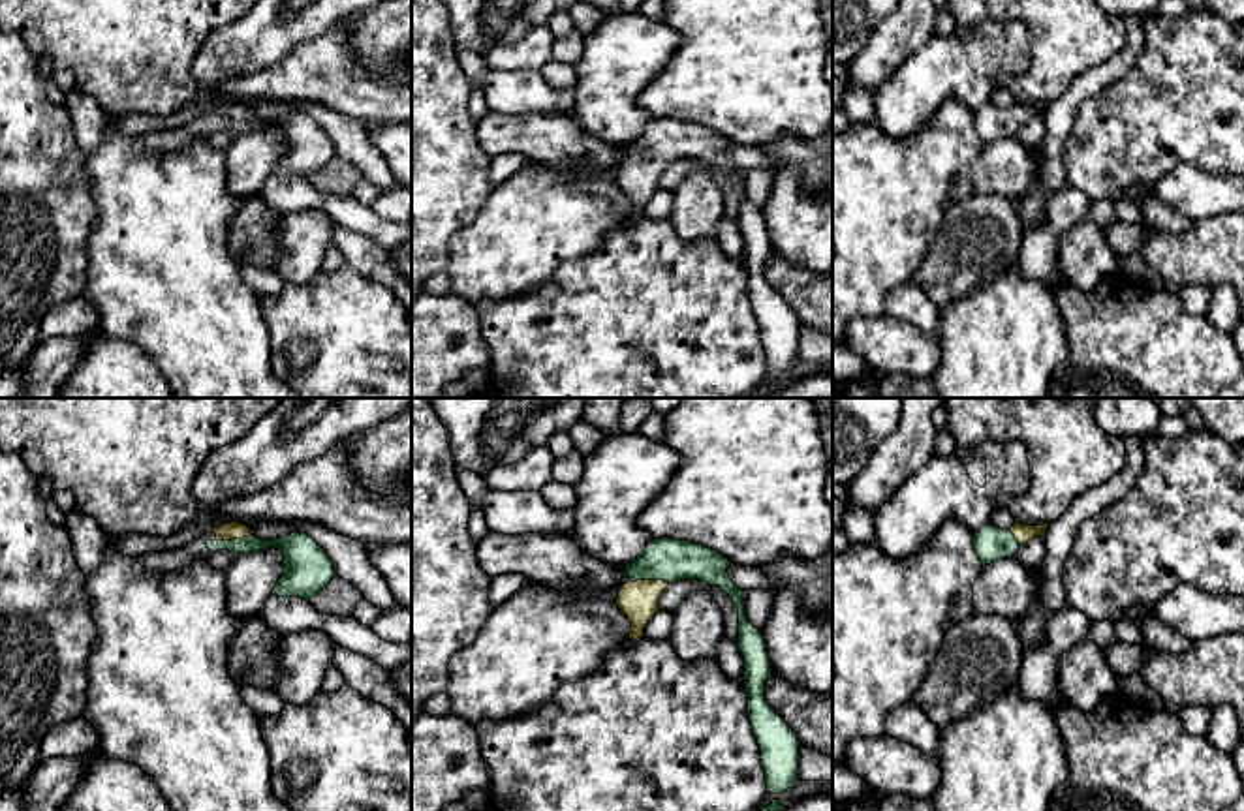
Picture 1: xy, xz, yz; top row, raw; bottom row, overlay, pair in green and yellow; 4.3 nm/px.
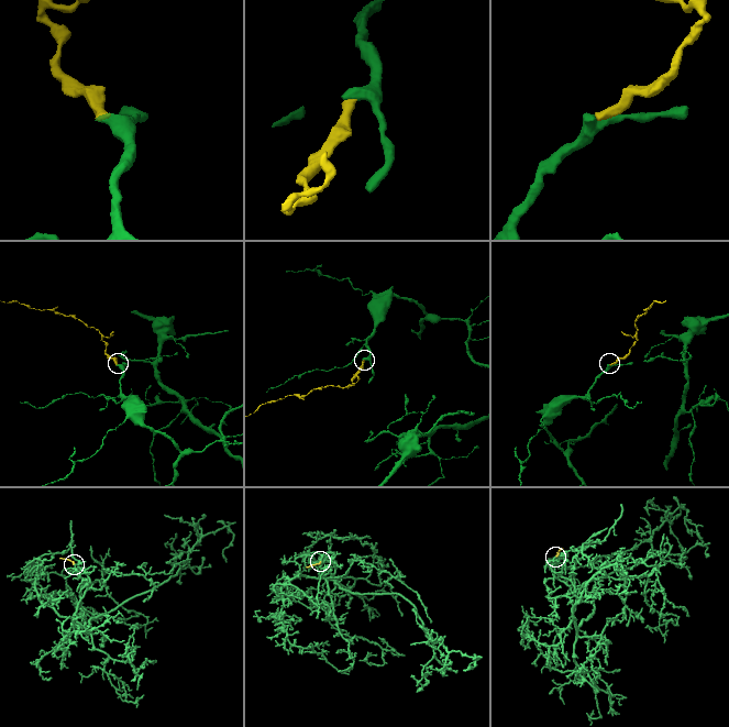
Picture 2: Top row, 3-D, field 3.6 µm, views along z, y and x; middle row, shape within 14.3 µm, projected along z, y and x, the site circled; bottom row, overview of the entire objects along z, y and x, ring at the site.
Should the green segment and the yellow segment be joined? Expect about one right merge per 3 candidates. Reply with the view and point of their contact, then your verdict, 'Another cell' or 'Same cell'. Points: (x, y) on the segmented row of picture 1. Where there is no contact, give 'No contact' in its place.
Touches green at xy (233, 539). Same cell

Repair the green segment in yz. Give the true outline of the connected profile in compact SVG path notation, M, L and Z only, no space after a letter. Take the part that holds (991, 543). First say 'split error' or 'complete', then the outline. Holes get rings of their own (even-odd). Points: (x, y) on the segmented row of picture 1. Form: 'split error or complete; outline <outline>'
split error; outline M1015 522L1011 529L1000 529L992 524L973 533L973 546L981 565L990 565L1003 558L1013 558L1019 548L1034 537L1047 537L1049 524L1024 526Z

